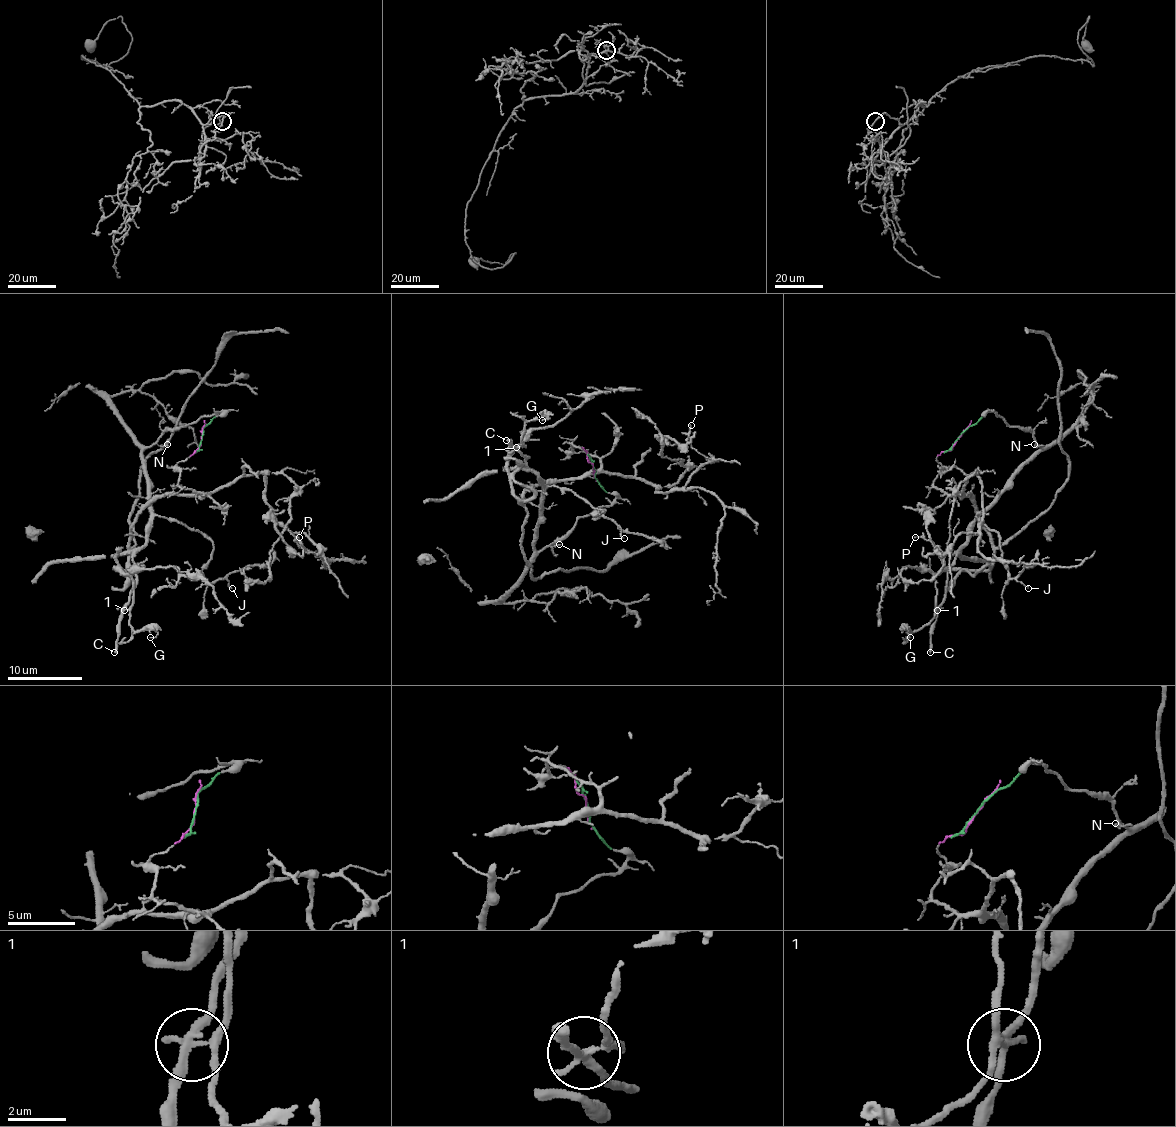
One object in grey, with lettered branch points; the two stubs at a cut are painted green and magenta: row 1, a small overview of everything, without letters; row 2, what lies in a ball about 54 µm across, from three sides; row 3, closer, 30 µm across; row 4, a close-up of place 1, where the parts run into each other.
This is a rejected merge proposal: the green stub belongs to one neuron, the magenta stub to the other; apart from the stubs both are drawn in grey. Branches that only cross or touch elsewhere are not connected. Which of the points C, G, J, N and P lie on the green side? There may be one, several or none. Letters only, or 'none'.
C, J, N

